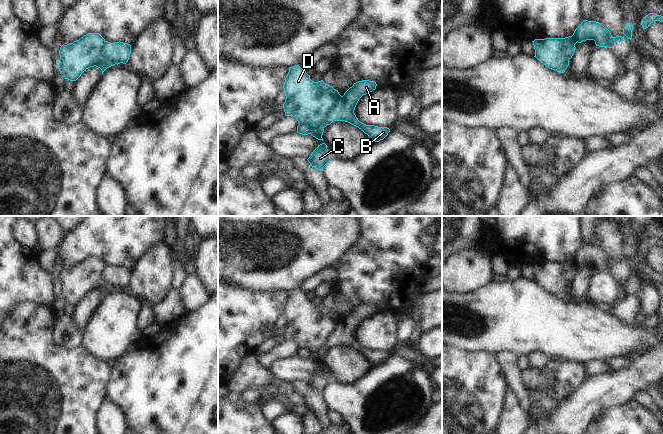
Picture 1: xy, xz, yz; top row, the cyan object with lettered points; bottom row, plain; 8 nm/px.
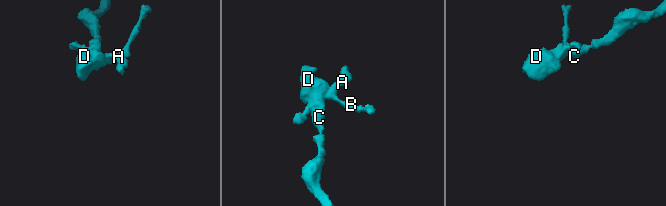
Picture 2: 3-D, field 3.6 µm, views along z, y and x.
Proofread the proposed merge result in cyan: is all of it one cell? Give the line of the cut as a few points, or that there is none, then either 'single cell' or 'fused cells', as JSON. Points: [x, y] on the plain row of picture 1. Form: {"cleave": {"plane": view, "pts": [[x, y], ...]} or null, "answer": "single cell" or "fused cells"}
{"cleave": {"plane": "xz", "pts": [[342, 320], [339, 328], [327, 338], [321, 348], [322, 351]]}, "answer": "fused cells"}

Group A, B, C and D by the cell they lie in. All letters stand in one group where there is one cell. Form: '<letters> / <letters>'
A B / C D

